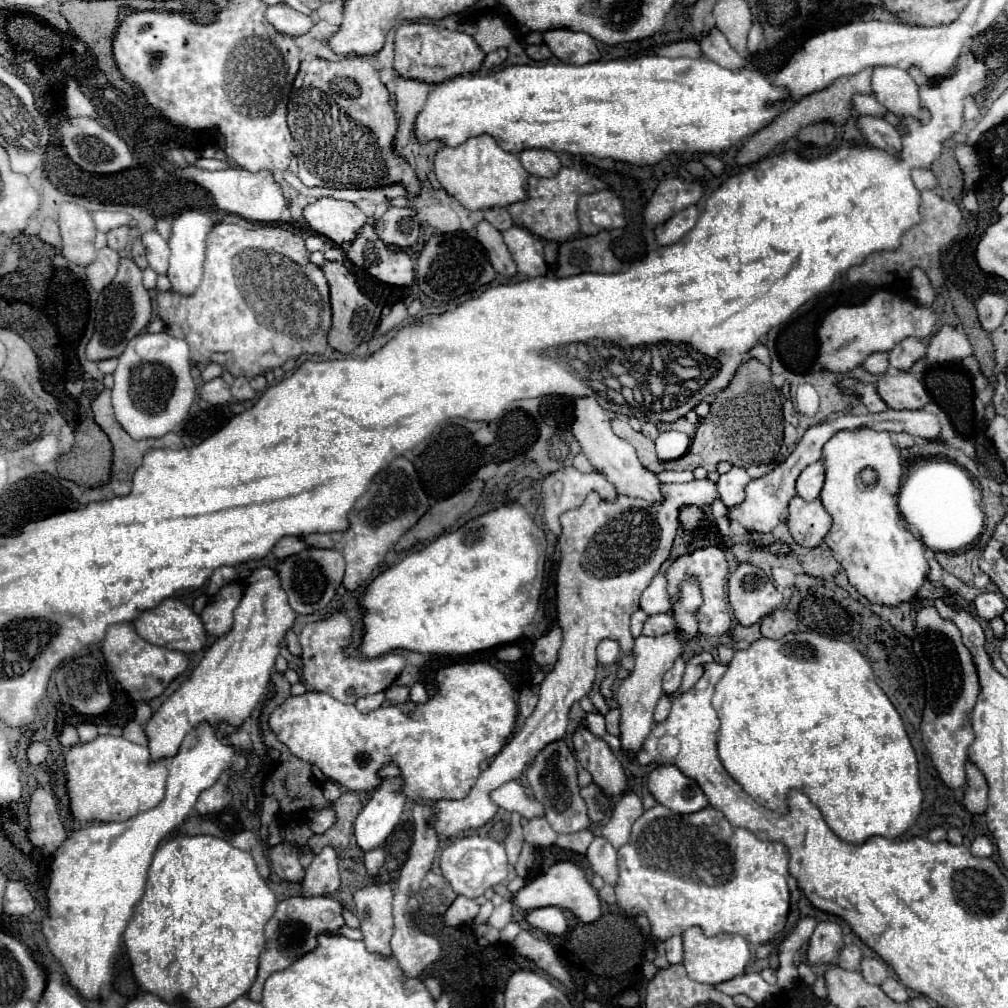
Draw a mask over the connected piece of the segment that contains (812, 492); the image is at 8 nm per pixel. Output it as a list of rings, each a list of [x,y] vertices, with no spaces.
[[[819,460],[807,466],[801,472],[801,476],[797,478],[797,496],[801,496],[807,502],[817,500],[819,498],[819,492],[823,488],[823,480],[825,480],[825,465],[822,460]]]

